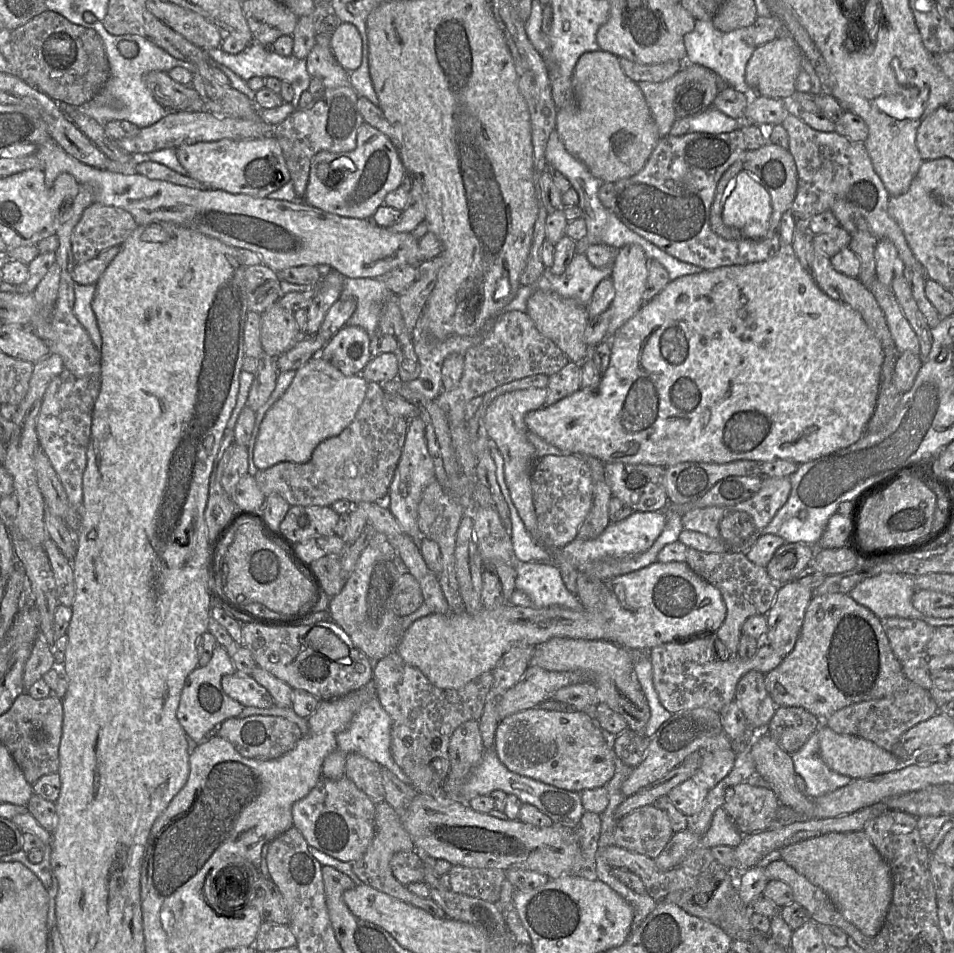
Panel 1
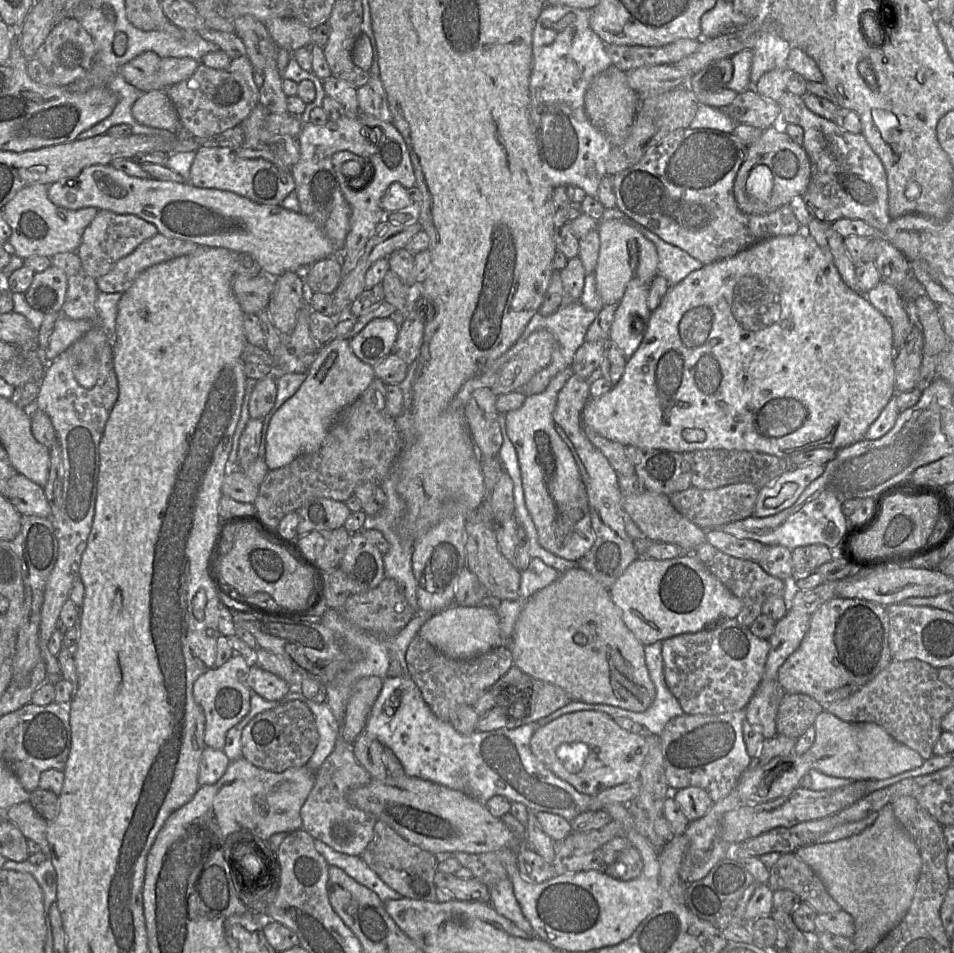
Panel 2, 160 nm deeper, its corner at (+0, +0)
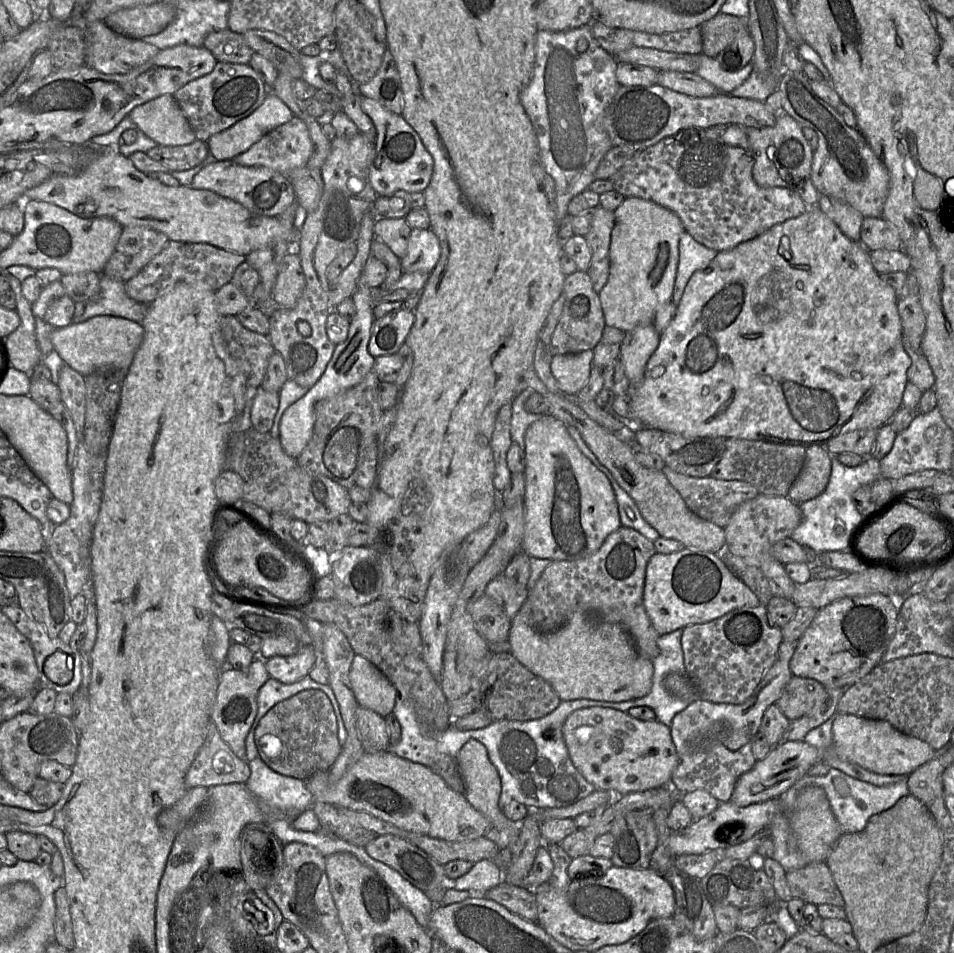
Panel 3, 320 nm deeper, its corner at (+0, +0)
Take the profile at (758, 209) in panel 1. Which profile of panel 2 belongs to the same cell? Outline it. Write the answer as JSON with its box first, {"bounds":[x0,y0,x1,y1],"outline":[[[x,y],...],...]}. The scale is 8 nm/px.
{"bounds":[734,160,773,201],"outline":[[[757,160],[745,166],[742,163],[734,181],[734,196],[736,192],[741,190],[742,186],[746,186],[746,193],[753,199],[766,201],[773,188],[773,177],[770,169],[765,165],[758,165]]]}

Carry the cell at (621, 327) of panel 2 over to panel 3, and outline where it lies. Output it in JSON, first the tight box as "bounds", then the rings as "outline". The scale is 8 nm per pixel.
{"bounds":[620,324,660,386],"outline":[[[654,324],[638,326],[626,332],[620,344],[620,359],[625,374],[632,386],[638,385],[644,378],[646,365],[660,342],[660,334]]]}

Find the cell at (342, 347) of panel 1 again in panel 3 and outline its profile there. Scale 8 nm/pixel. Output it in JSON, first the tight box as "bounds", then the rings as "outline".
{"bounds":[368,310,415,358],"outline":[[[412,310],[392,311],[376,319],[368,345],[370,354],[374,358],[397,354],[414,322],[415,313]]]}

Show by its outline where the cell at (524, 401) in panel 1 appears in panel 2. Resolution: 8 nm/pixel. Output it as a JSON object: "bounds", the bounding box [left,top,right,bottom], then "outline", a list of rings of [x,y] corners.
{"bounds":[504,366,595,561],"outline":[[[571,366],[565,368],[551,379],[543,392],[527,395],[523,405],[505,413],[504,419],[508,437],[517,452],[525,505],[540,546],[562,559],[578,561],[592,548],[595,533],[591,526],[586,486],[573,454],[558,434],[553,419],[558,393],[573,374]]]}

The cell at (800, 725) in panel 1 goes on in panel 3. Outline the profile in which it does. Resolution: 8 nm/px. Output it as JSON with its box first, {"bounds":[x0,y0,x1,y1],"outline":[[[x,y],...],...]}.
{"bounds":[776,675,824,722],"outline":[[[792,675],[776,705],[791,722],[807,714],[820,700],[824,689],[817,680]]]}

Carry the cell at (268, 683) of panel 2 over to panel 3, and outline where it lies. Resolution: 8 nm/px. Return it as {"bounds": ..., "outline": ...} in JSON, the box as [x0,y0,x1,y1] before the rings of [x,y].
{"bounds":[265,645,320,684],"outline":[[[313,645],[300,646],[291,656],[274,656],[265,660],[270,678],[285,684],[295,683],[307,676],[309,671],[320,661],[320,656]]]}

